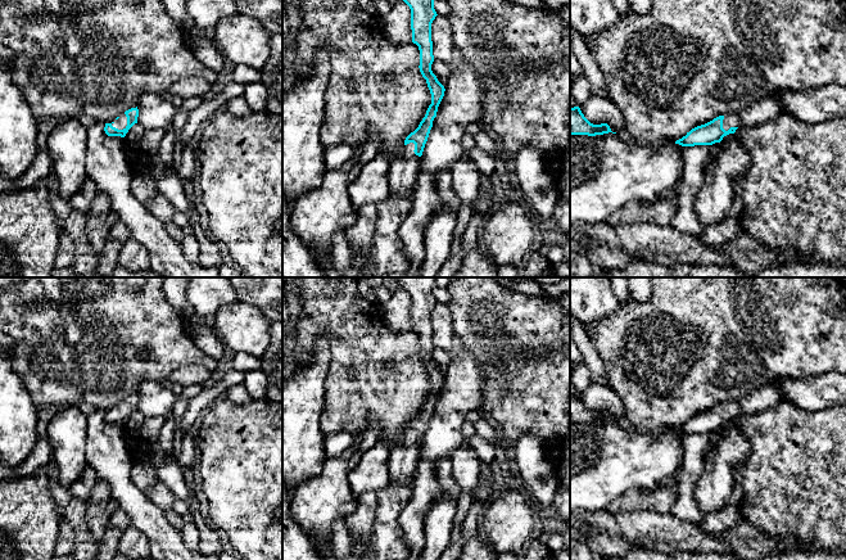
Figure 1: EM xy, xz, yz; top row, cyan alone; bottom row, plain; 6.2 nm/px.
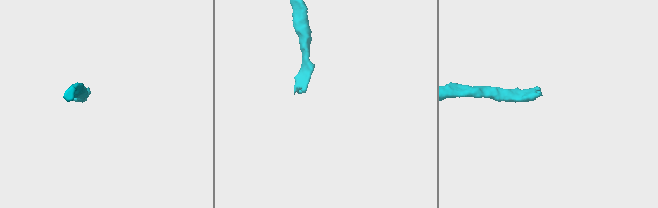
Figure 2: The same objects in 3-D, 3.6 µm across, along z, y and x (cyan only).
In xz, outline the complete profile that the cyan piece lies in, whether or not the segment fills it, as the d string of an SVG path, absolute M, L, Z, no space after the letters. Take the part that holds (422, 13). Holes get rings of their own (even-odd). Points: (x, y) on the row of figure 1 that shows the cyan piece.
M403 0L411 9L412 42L420 50L420 72L426 80L431 94L431 104L419 127L404 140L404 150L389 163L390 197L402 198L412 195L420 173L421 155L427 141L438 107L444 96L444 86L431 71L434 62L431 23L438 15L434 0Z

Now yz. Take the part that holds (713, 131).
M764 95L757 101L732 116L719 116L712 121L697 126L677 140L682 146L712 145L720 143L724 136L734 134L741 126L757 126L772 121L782 113L778 95Z

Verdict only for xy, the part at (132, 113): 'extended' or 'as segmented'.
extended

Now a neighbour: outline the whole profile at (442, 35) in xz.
M436 15L433 21L431 41L434 60L452 64L457 59L453 30L445 15Z

